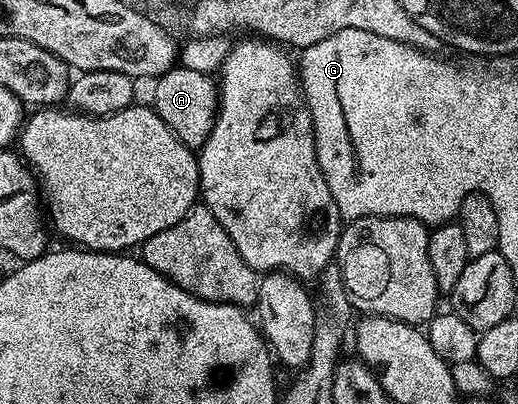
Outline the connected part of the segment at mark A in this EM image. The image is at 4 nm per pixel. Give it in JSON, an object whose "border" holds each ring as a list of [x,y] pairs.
{"border":[[[175,65],[165,74],[155,79],[150,105],[157,116],[194,152],[206,144],[210,132],[216,123],[216,114],[220,110],[220,91],[218,82],[211,74],[203,74],[182,65]]]}

